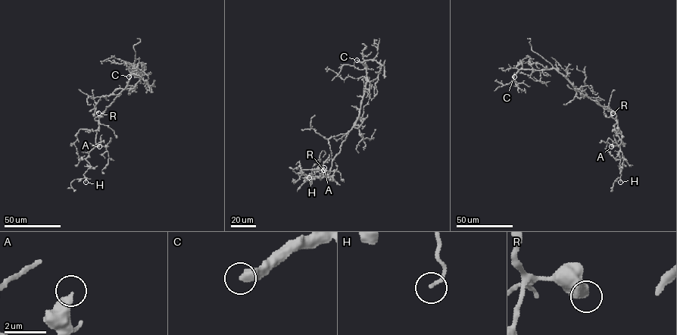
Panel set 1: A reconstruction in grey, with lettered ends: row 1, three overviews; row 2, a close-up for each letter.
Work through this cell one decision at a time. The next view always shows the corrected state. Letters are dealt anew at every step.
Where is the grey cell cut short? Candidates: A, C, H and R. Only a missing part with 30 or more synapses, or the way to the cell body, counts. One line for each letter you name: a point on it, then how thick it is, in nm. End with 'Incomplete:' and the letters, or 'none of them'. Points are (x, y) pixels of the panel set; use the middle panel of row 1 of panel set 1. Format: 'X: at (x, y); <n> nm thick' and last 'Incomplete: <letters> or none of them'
C: at (357, 60); 500 nm thick
Incomplete: C

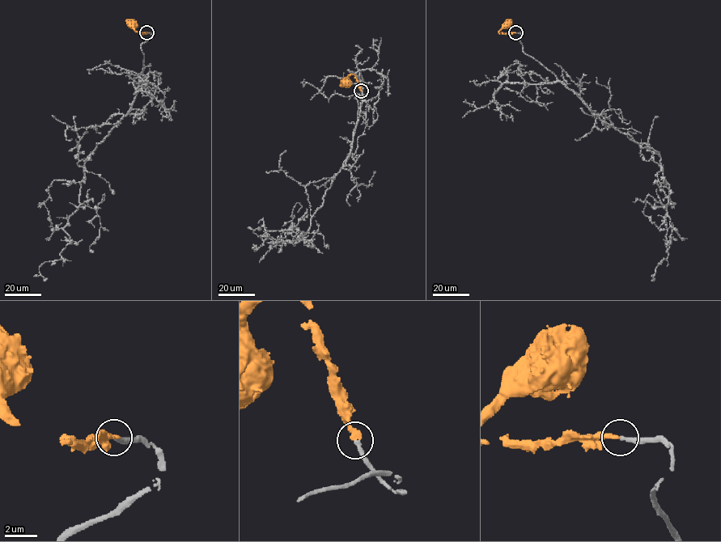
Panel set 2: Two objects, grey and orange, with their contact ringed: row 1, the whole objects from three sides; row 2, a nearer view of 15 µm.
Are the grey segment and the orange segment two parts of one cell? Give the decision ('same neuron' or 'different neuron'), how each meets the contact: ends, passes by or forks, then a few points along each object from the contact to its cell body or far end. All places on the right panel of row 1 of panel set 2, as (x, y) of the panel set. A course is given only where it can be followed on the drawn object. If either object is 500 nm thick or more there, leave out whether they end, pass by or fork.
same neuron | grey ends | orange ends | grey via (515, 32), (521, 34), (523, 52), (594, 114), (659, 153), (669, 186), (667, 253), (651, 281) | orange via (515, 32), (498, 32), (508, 23)

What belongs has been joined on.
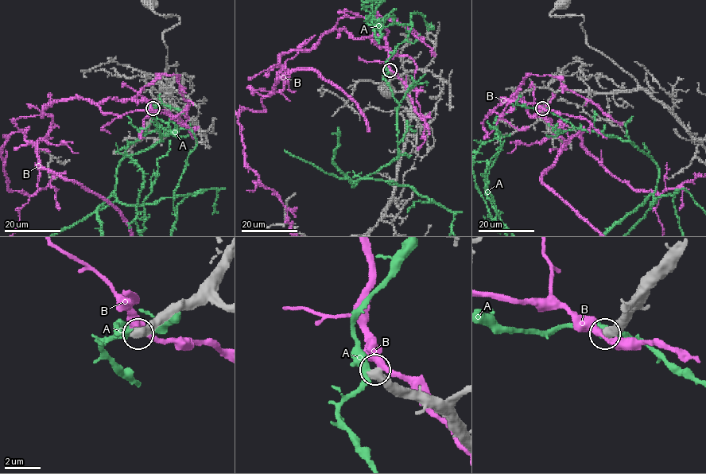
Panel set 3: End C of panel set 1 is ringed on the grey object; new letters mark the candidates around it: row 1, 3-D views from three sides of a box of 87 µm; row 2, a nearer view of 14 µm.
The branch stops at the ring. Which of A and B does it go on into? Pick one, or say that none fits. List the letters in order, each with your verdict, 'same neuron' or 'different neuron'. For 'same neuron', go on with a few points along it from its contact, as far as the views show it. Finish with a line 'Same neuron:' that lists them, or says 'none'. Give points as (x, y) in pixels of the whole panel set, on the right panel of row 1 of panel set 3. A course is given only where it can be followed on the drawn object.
A: different neuron
B: different neuron
Same neuron: none

